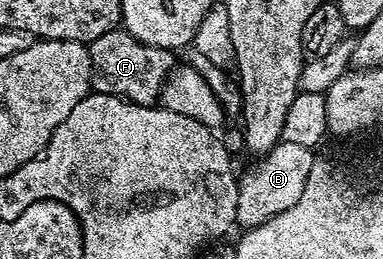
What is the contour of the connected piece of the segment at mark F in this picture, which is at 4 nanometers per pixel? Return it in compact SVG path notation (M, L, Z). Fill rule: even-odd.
M119 27L100 35L100 39L89 42L90 68L92 70L92 89L95 93L112 93L115 97L124 97L135 105L154 105L162 92L163 80L171 68L171 50L158 49L154 45L136 39L124 27Z

